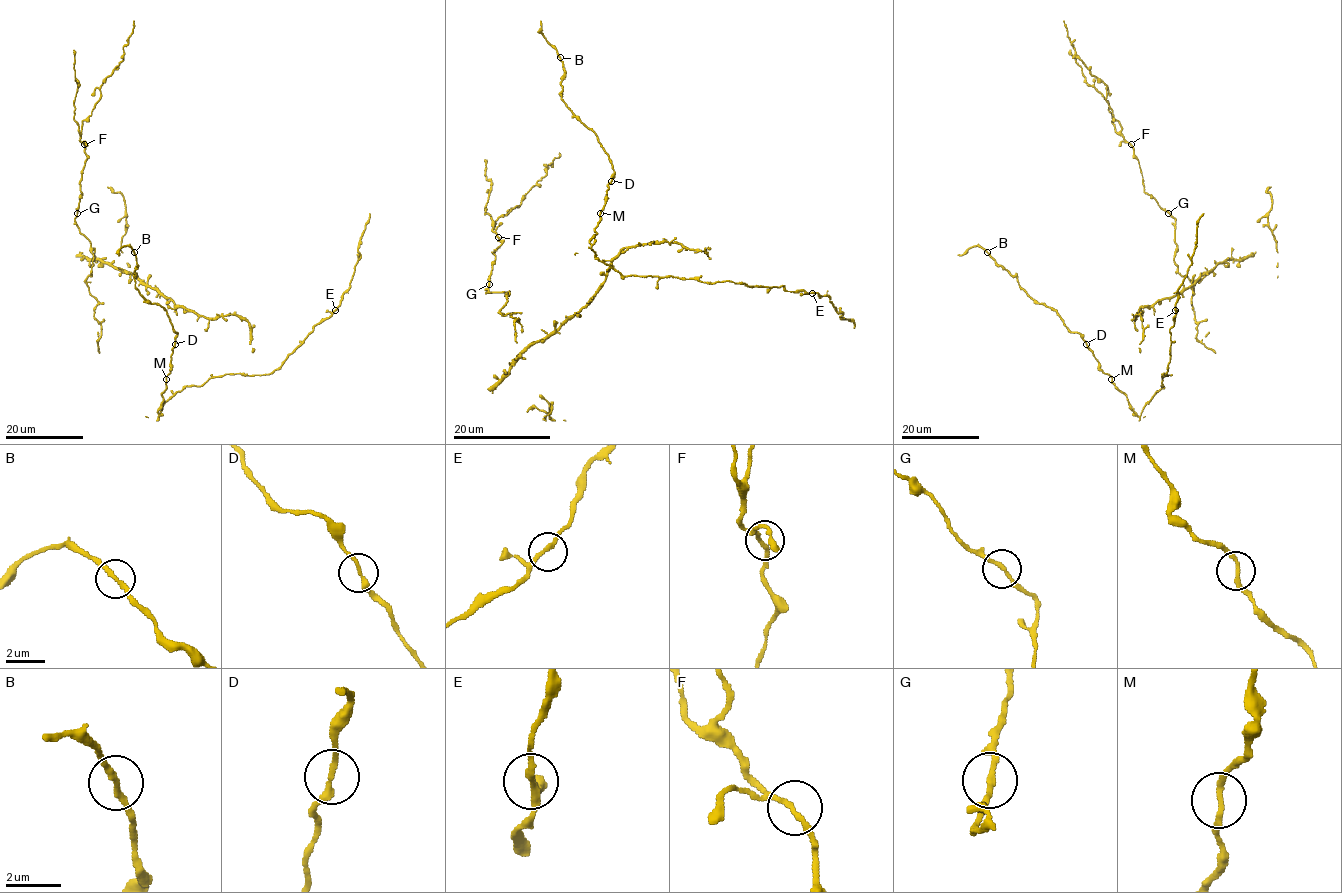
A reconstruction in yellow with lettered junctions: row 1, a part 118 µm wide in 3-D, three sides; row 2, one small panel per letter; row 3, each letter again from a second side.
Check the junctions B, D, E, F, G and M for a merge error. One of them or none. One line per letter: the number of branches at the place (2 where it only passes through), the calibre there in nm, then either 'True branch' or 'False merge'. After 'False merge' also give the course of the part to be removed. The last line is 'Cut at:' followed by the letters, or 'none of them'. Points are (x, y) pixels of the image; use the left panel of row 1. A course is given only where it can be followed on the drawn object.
B: Branches: 2. Thickness 220 nm. True branch
D: Branches: 2. Thickness 220 nm. True branch
E: Branches: 2. Thickness 200 nm. True branch
F: Branches: 2. Thickness 200 nm. True branch
G: Branches: 2. Thickness 190 nm. True branch
M: Branches: 2. Thickness 200 nm. True branch
Cut at: none of them

